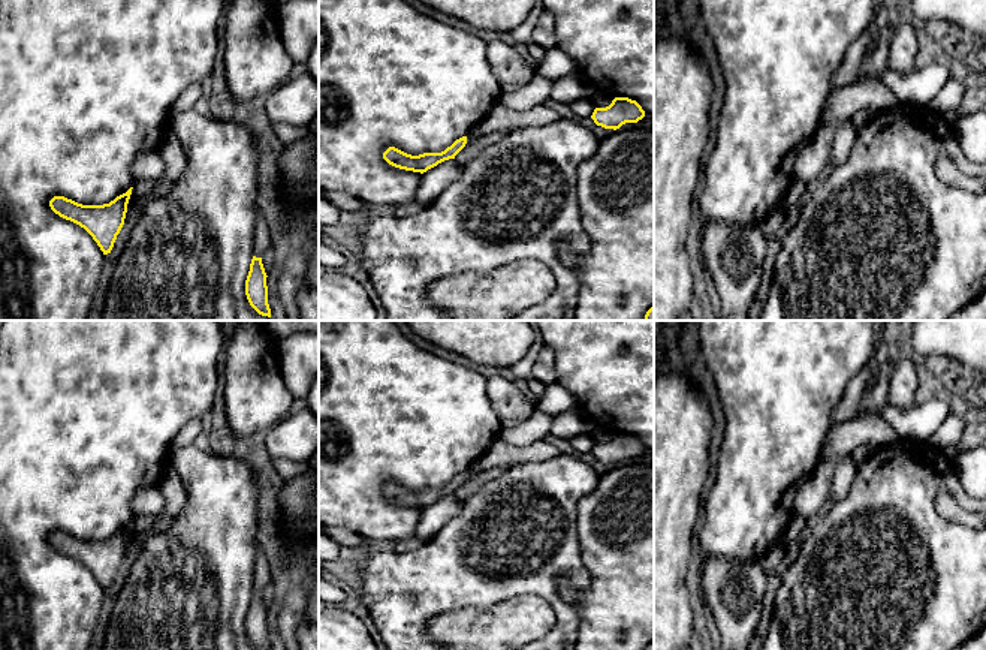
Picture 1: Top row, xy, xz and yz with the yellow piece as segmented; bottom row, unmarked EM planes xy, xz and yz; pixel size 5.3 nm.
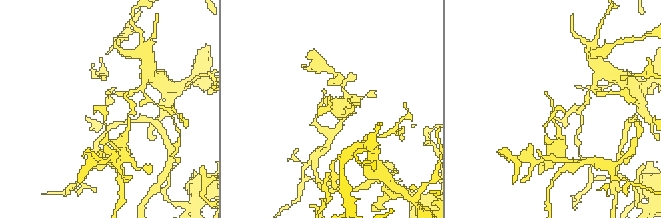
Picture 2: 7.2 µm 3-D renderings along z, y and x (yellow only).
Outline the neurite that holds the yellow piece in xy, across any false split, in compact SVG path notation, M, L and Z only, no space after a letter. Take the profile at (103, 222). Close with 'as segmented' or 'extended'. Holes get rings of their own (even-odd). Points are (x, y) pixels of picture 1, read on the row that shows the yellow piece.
M132 189L103 205L82 205L64 196L54 196L49 207L60 217L84 228L103 255L108 255L124 225Z; as segmented

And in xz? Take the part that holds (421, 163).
M462 136L441 153L423 153L419 156L411 156L395 147L389 147L383 153L383 159L395 168L423 174L444 160L455 159L465 144L467 136Z; as segmented

